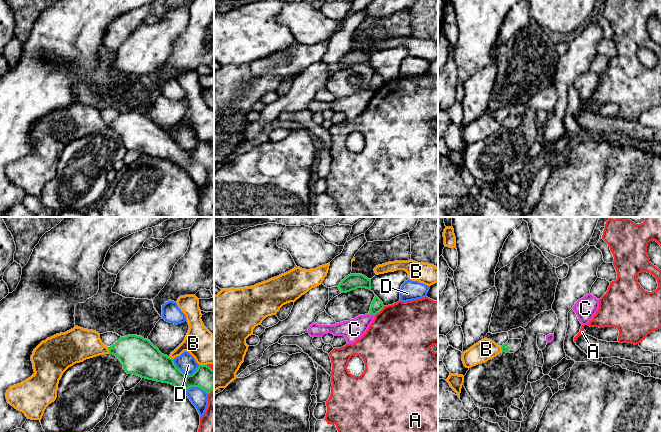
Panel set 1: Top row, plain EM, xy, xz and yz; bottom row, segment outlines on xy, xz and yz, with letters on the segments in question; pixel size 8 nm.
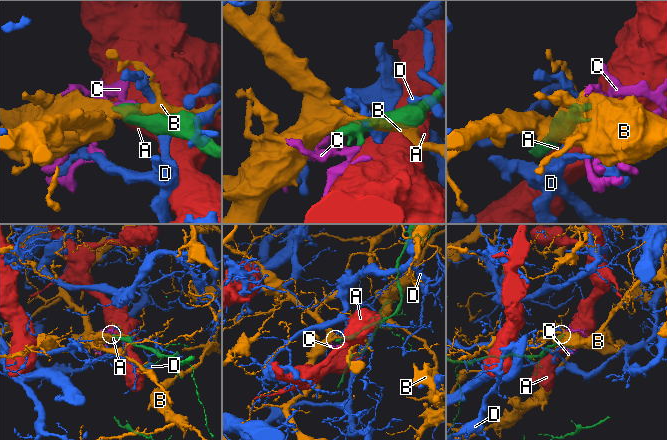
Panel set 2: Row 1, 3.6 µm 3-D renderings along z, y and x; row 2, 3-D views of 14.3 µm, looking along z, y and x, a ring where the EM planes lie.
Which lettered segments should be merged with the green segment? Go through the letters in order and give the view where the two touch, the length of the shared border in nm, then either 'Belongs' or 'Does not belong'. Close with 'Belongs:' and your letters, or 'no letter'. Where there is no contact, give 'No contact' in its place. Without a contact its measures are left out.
A: Touches green in xz. Shared border 110 nm. Does not belong
B: Touches green in xy. Shared border 60 nm. Does not belong
C: Touches green in xz. Shared border 50 nm. Does not belong
D: Touches green in xy. Shared border 220 nm. Does not belong
Belongs: no letter

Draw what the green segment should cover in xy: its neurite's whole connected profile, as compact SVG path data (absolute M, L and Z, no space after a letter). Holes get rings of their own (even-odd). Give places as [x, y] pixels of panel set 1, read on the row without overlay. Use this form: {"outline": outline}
{"outline": "M128 111L108 123L109 130L115 131L127 150L162 159L168 159L186 167L198 163L209 170L214 165L214 146L207 141L199 141L192 150L180 147L172 134L162 130L148 115Z"}

